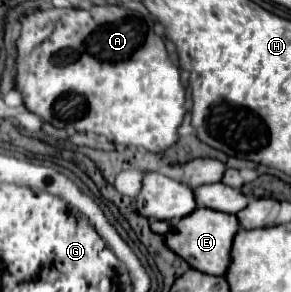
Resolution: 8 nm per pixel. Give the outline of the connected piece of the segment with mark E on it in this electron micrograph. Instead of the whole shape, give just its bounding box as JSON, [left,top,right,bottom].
[165,208,239,276]

